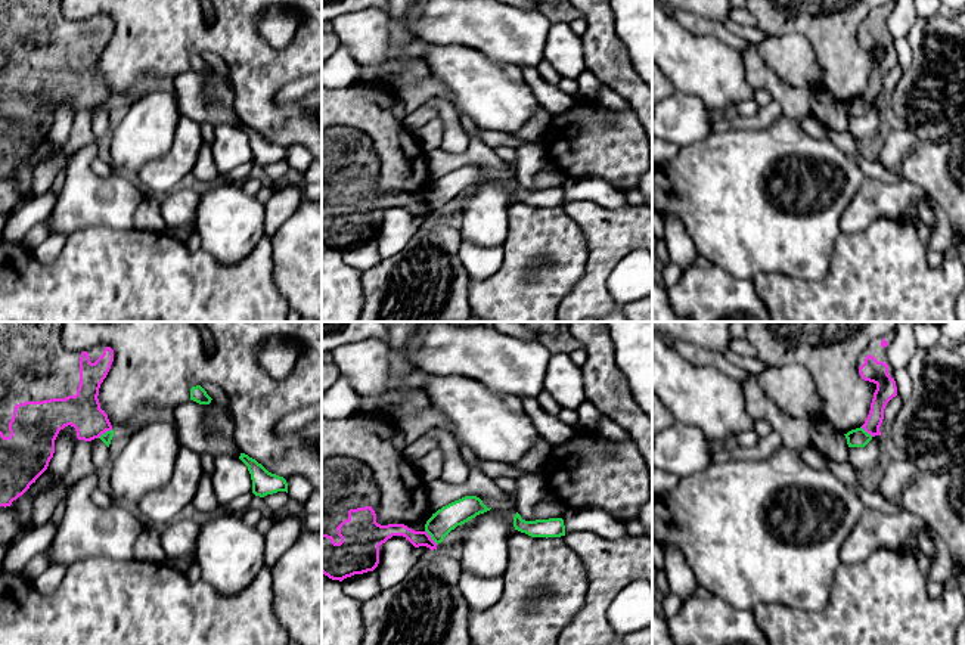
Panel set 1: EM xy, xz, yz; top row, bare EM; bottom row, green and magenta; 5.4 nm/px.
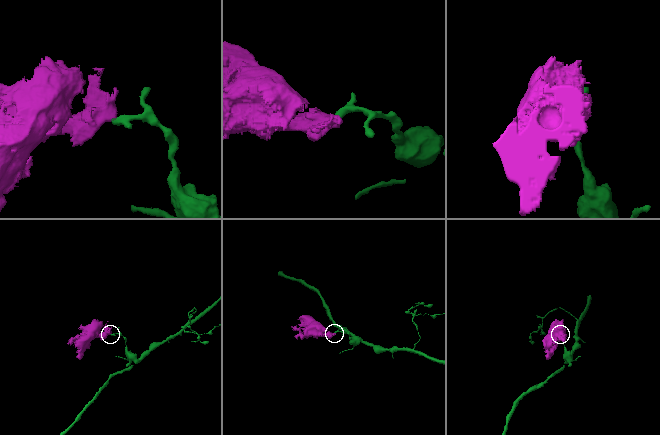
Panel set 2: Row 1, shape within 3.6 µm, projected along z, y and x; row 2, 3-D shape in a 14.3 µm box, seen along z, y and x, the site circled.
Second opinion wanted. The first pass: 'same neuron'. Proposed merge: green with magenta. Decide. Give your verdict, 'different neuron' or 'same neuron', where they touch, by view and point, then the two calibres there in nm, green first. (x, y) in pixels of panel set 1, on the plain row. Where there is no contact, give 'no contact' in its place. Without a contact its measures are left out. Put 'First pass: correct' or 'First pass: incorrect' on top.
First pass: incorrect
different neuron | xy (105, 102) | 60/200 nm

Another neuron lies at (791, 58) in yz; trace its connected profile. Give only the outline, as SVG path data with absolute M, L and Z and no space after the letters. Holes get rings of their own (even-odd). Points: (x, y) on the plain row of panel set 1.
M804 35L767 37L754 47L773 75L785 84L810 92L822 87L822 68Z

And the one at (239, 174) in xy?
M252 161L242 164L230 173L220 176L220 180L241 186L248 177L251 177L251 170L254 165L255 164Z

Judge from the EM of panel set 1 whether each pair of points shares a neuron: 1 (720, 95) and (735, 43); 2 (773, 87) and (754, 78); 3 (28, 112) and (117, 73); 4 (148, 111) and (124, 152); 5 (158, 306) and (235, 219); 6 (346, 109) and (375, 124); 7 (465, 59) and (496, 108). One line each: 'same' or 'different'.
1: different
2: same
3: different
4: same
5: different
6: same
7: same

